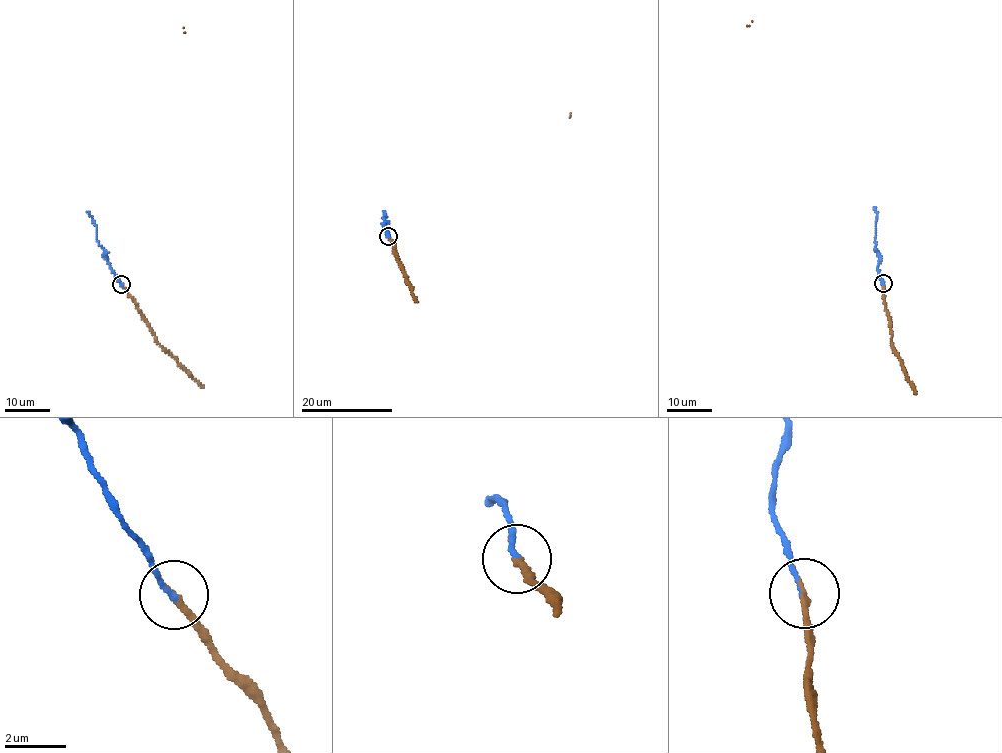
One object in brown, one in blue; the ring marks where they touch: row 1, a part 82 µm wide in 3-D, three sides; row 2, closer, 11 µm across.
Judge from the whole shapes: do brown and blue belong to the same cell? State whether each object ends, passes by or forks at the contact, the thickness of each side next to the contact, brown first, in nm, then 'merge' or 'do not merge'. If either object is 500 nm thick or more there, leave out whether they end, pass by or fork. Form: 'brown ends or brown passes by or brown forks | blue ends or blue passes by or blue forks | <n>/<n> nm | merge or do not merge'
brown ends | blue ends | 200/160 nm | do not merge

